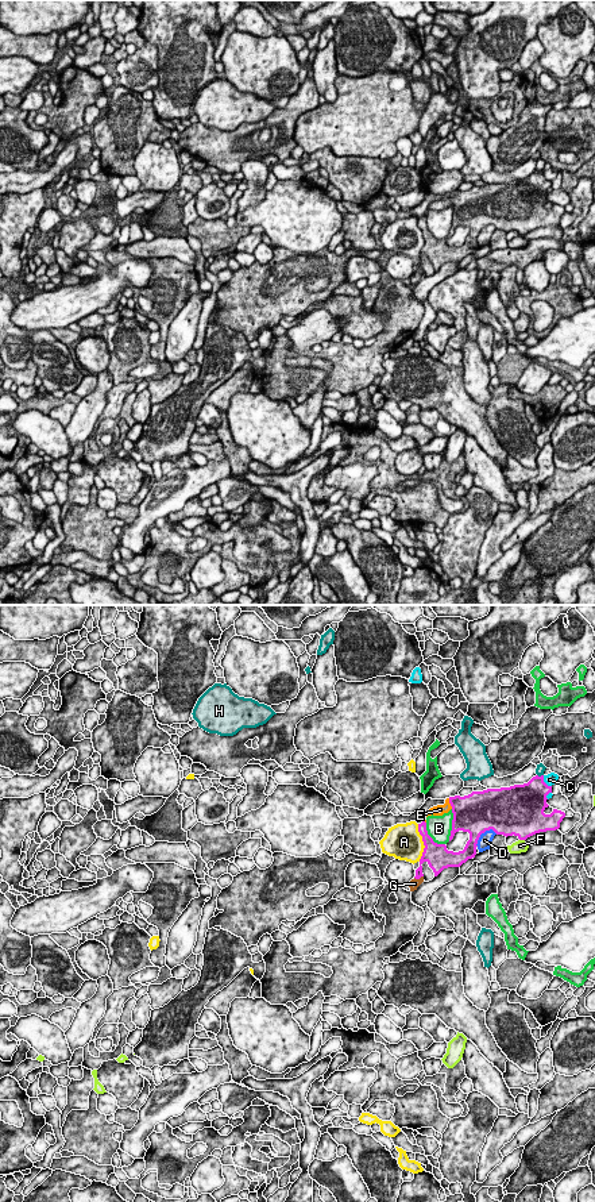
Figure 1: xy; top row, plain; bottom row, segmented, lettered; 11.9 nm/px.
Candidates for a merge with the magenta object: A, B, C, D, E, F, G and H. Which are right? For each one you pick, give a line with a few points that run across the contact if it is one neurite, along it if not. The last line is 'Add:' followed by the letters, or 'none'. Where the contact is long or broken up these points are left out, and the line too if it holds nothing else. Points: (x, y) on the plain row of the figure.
G: line xy (435, 259), (424, 255), (418, 273), (414, 278)
Add: E, G

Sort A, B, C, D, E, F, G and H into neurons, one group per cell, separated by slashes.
A / B / C / D / E G / F / H

